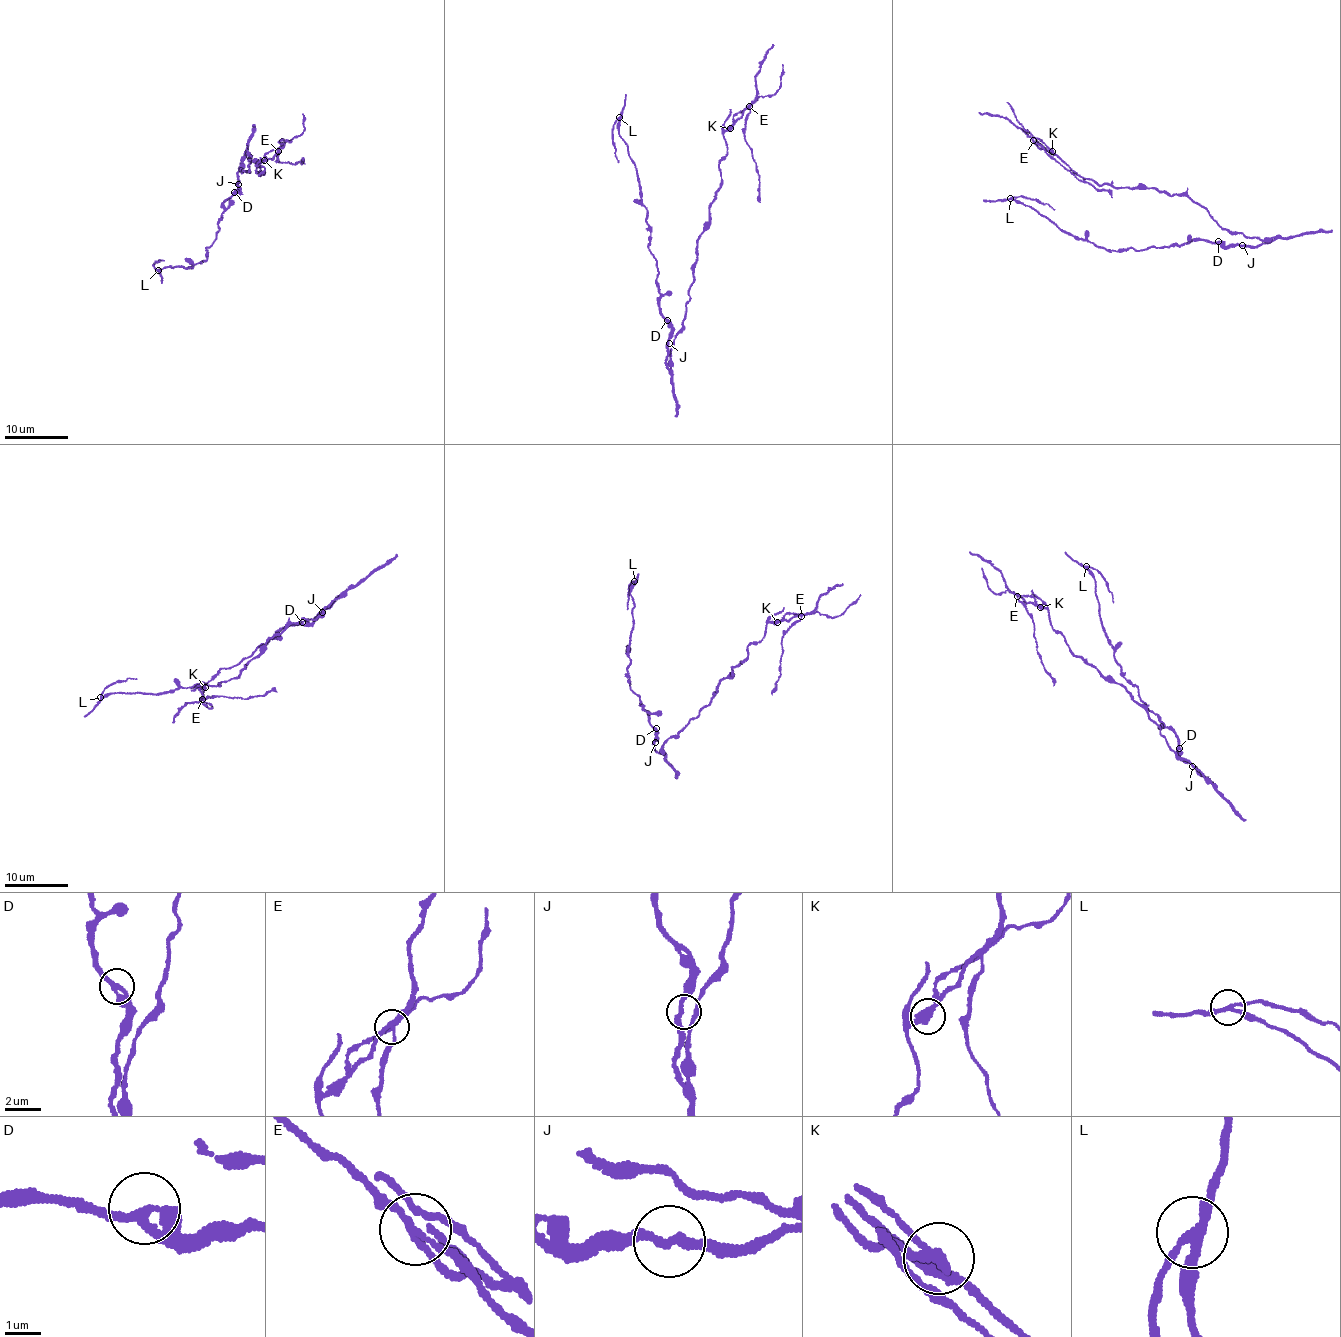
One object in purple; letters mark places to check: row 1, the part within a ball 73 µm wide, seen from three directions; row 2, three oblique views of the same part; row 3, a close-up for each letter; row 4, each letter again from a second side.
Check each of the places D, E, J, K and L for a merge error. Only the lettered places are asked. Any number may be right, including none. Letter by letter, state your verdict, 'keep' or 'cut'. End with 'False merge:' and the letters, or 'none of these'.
D: keep
E: cut
J: keep
K: cut
L: cut
False merge: E, K, L

